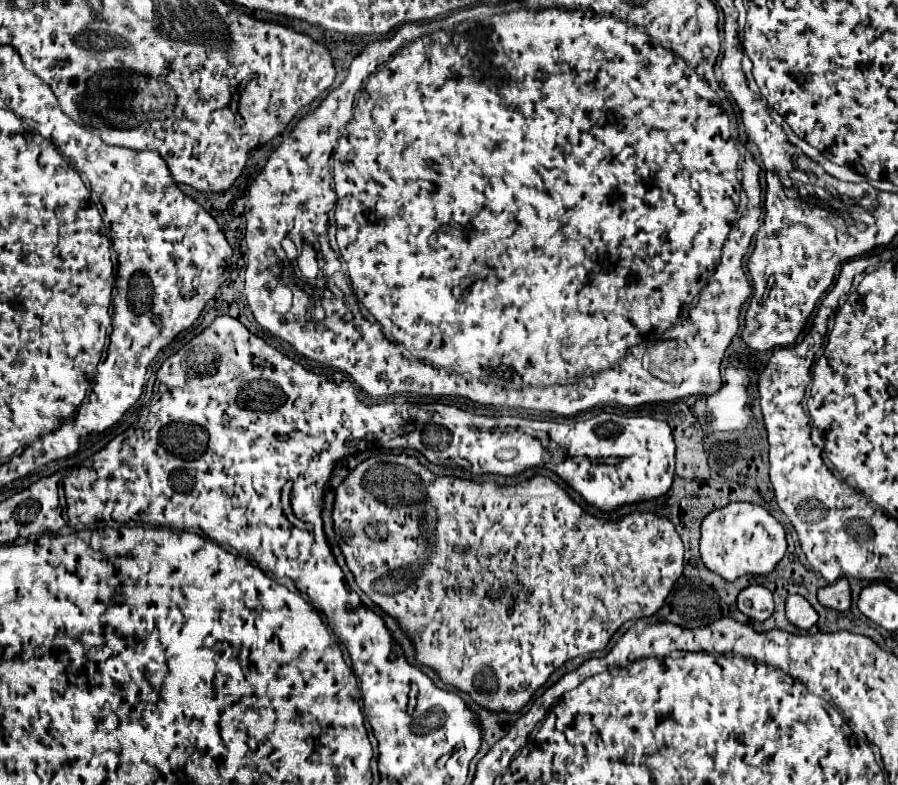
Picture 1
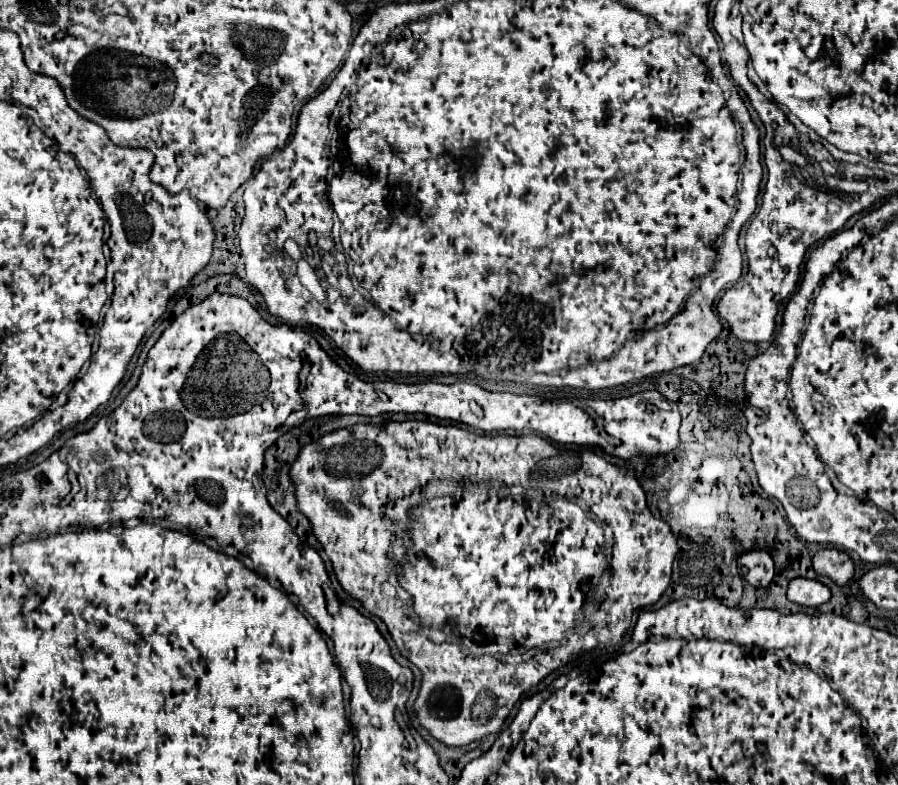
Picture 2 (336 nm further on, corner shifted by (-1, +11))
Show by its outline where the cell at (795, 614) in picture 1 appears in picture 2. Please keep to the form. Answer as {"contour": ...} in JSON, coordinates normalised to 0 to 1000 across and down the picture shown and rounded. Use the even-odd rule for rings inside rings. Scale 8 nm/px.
{"contour":[[[886,735],[878,745],[878,763],[895,773],[911,773],[924,763],[924,750],[906,738]]]}

